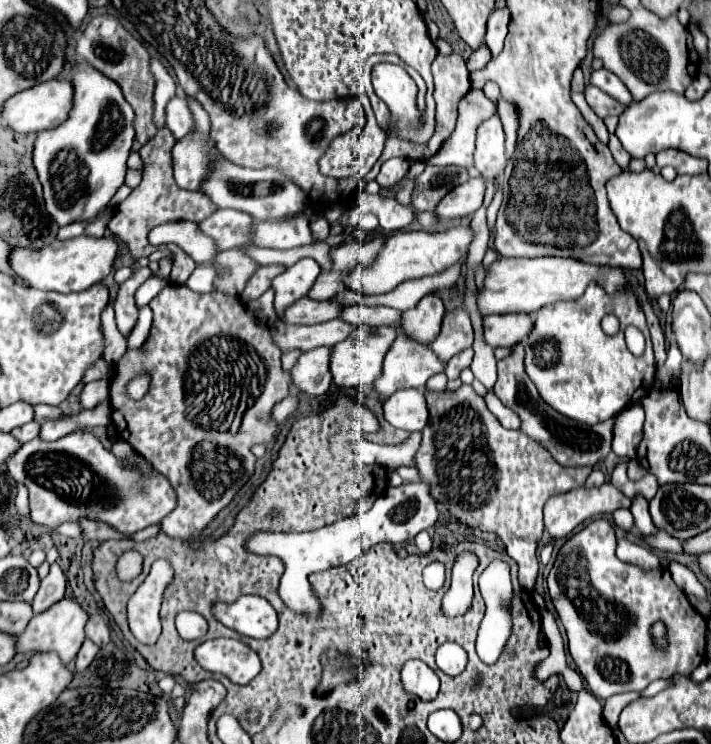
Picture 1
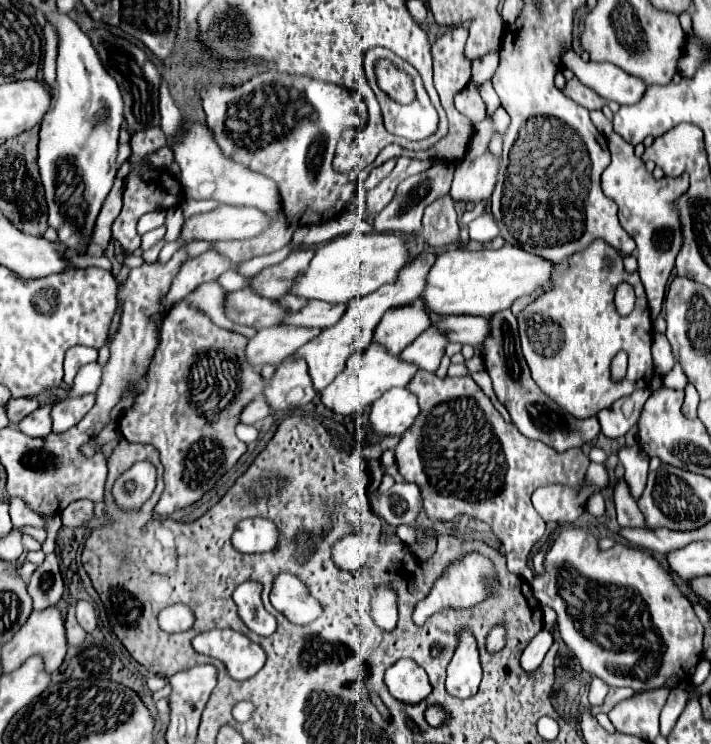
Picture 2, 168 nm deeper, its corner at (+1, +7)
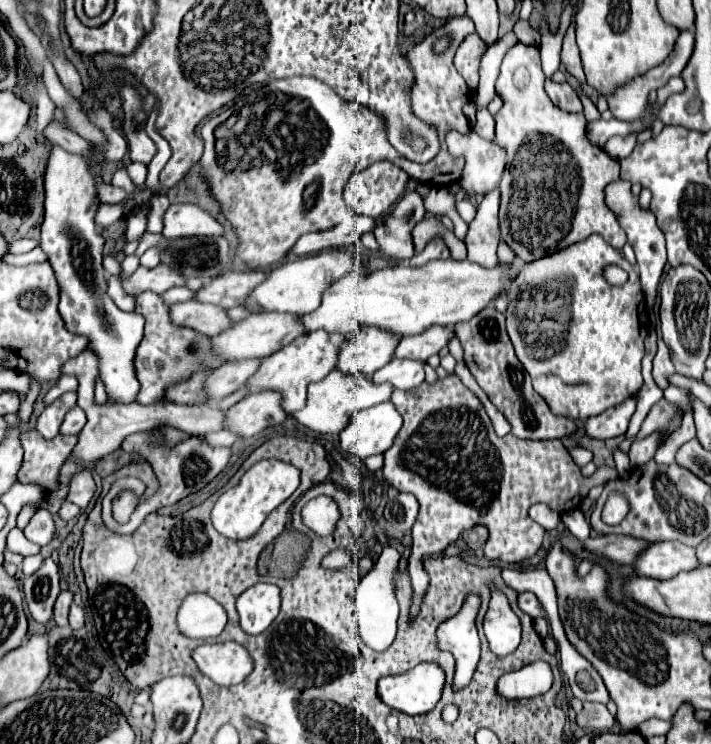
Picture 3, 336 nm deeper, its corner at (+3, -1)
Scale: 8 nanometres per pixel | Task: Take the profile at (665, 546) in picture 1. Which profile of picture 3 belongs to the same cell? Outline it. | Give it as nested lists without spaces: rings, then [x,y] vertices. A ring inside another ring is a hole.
[[[619,448],[615,450],[615,466],[619,470],[619,478],[627,478],[629,476],[629,458]]]

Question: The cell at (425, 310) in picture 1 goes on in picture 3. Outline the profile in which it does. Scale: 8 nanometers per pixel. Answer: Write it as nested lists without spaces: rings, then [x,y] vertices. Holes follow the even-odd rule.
[[[363,328],[357,338],[347,340],[339,354],[335,370],[353,376],[369,376],[393,358],[399,338],[379,328]]]

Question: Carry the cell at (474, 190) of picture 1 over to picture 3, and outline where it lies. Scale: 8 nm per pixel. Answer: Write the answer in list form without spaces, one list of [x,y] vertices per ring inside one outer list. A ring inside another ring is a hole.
[[[473,128],[469,134],[451,130],[445,134],[445,142],[453,156],[465,158],[463,176],[459,180],[465,192],[487,194],[499,186],[505,168],[505,150],[501,146],[481,138]]]

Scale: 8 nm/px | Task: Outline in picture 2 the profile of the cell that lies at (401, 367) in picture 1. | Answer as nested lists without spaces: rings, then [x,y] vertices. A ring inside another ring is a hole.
[[[373,342],[367,350],[353,354],[347,360],[347,368],[331,382],[331,386],[327,386],[321,392],[321,402],[337,412],[337,414],[355,414],[359,410],[363,410],[365,406],[373,404],[377,398],[381,398],[387,390],[395,388],[395,386],[407,386],[411,382],[411,378],[415,376],[415,366],[411,366],[411,362],[403,362],[403,358],[387,354],[387,350],[383,350],[383,346],[379,346],[379,342]]]

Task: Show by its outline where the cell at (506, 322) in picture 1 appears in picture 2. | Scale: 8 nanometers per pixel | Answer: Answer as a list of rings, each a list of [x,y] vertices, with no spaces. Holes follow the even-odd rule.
[[[447,316],[437,322],[437,328],[447,334],[451,342],[477,346],[485,342],[487,334],[491,334],[491,320],[483,316]]]

